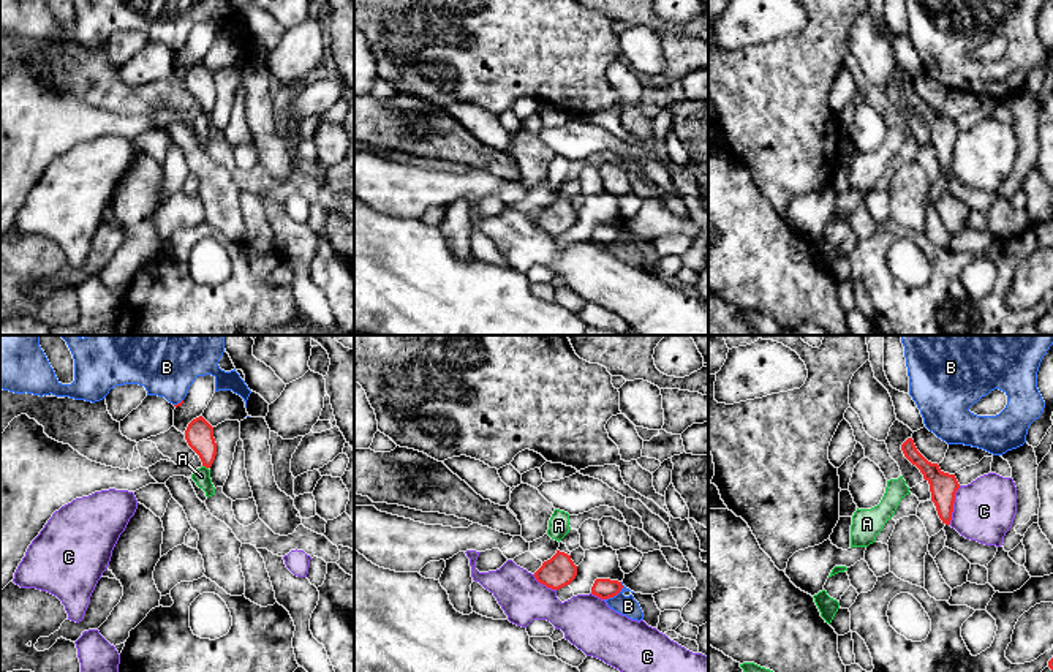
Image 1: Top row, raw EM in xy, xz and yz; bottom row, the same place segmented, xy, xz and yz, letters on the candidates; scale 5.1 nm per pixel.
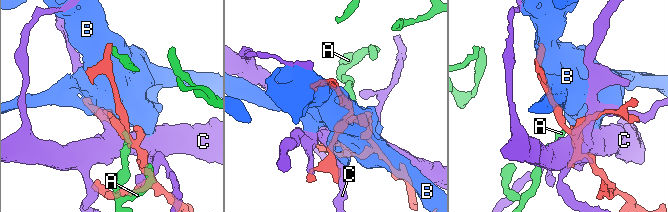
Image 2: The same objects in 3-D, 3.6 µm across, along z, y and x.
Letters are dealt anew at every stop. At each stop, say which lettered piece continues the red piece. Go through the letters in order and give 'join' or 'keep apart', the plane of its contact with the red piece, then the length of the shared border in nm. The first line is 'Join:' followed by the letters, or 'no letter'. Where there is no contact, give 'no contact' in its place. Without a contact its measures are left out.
Join: no letter
A: keep apart; contact in xy; length 40 nm
B: keep apart; contact in xz; length 130 nm
C: keep apart; contact in yz; length 200 nm

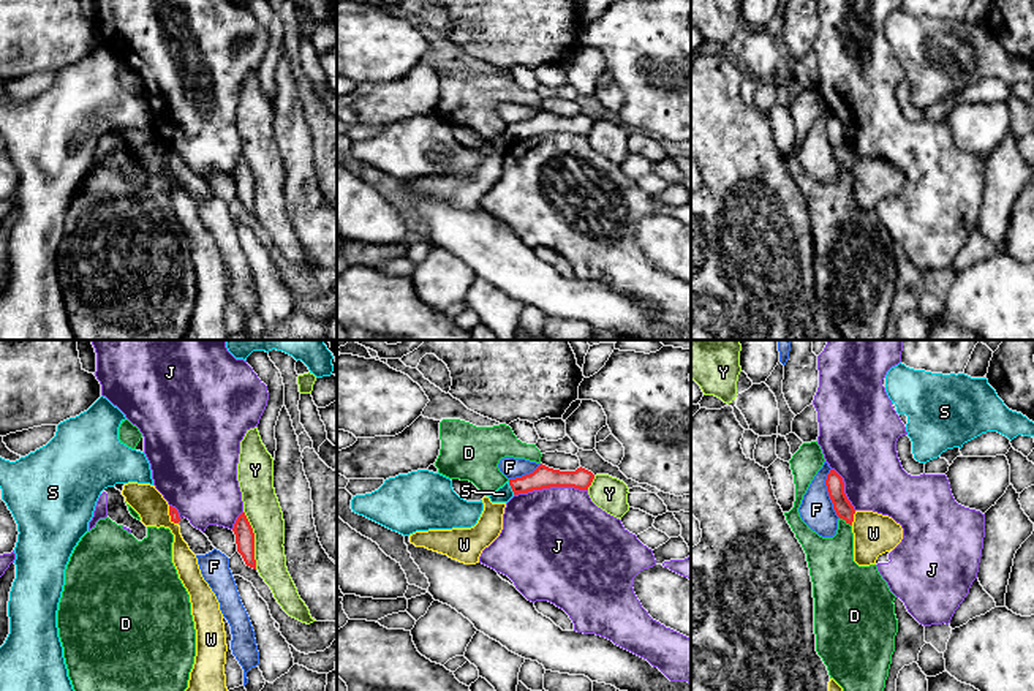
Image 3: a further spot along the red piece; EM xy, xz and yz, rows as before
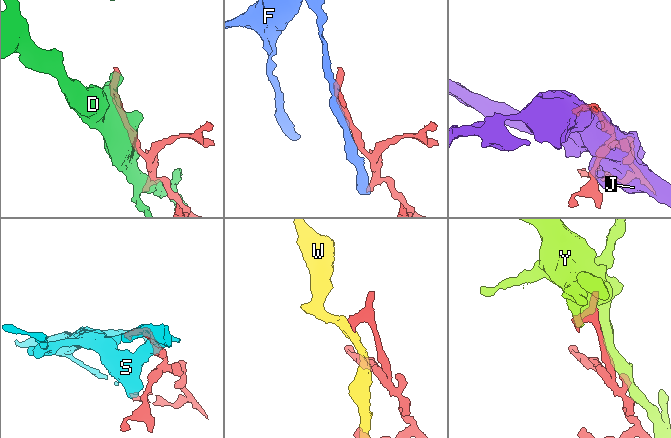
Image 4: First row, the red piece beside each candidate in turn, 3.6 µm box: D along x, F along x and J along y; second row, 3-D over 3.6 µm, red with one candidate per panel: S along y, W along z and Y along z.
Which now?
Join: S
D: keep apart; contact in yz; length 80 nm
F: keep apart; contact in yz; length 260 nm
J: keep apart; contact in xz; length 380 nm
S: join; contact in xz; length 80 nm
W: keep apart; contact in yz; length 80 nm
Y: keep apart; contact in xy; length 300 nm

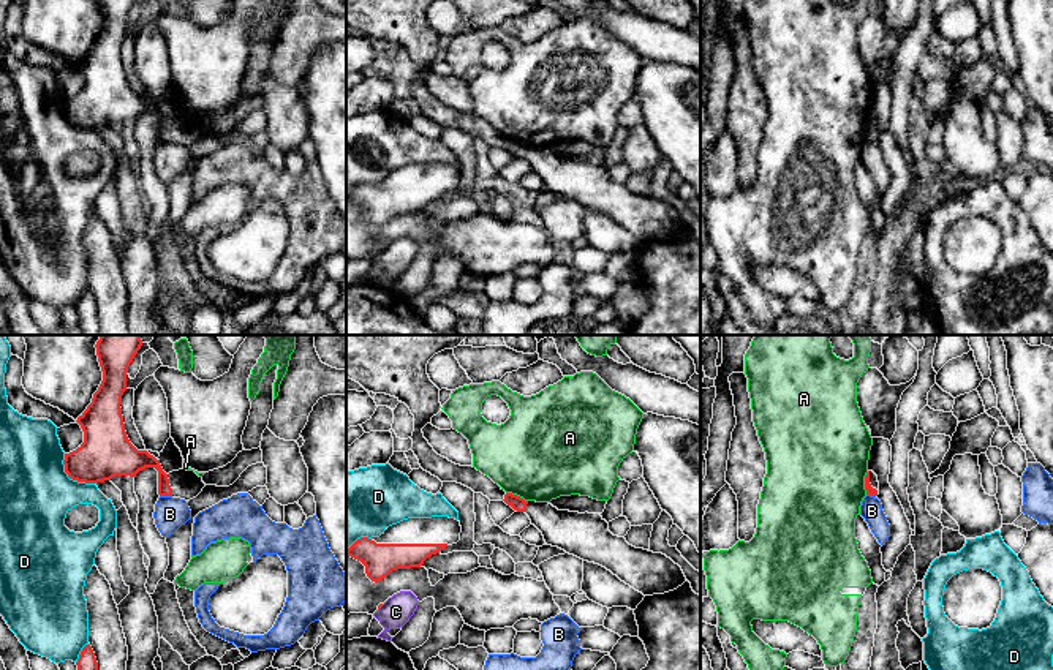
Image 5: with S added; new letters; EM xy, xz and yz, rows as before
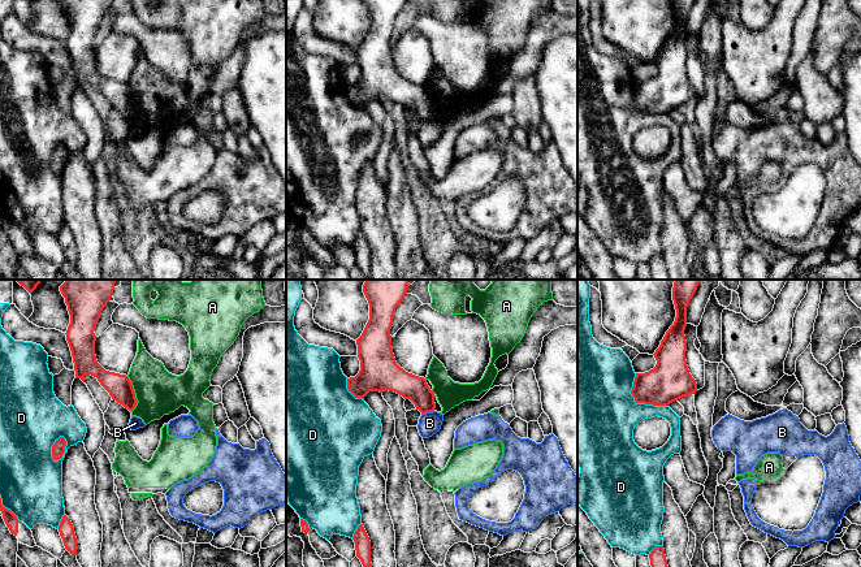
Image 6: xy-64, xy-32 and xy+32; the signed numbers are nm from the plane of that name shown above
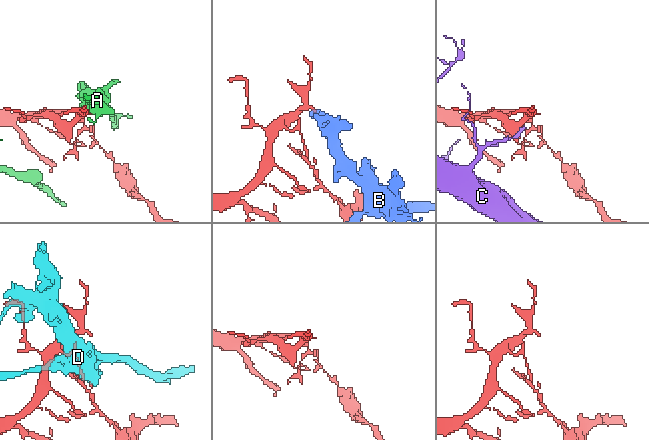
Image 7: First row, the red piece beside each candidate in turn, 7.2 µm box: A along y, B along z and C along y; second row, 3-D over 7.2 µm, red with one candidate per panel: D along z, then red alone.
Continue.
Join: no letter
A: keep apart; contact in yz; length 120 nm
B: keep apart; contact in xy; length 60 nm
C: keep apart; contact in xz; length 40 nm
D: keep apart; contact in xy; length 220 nm

